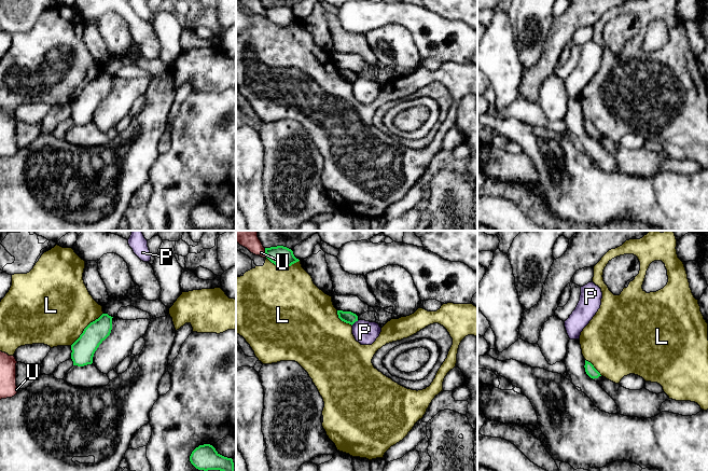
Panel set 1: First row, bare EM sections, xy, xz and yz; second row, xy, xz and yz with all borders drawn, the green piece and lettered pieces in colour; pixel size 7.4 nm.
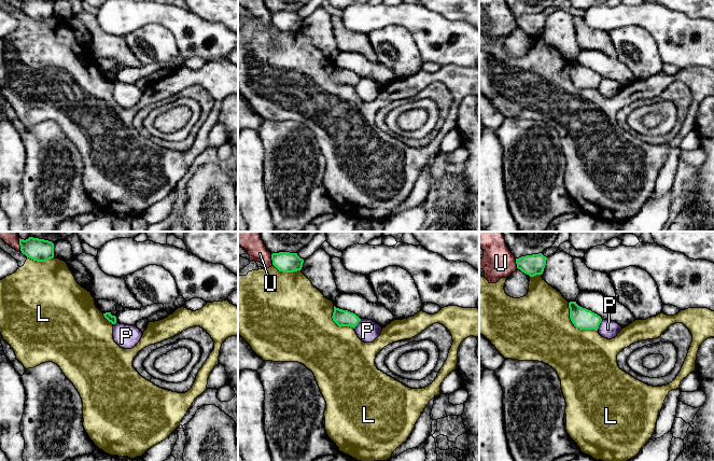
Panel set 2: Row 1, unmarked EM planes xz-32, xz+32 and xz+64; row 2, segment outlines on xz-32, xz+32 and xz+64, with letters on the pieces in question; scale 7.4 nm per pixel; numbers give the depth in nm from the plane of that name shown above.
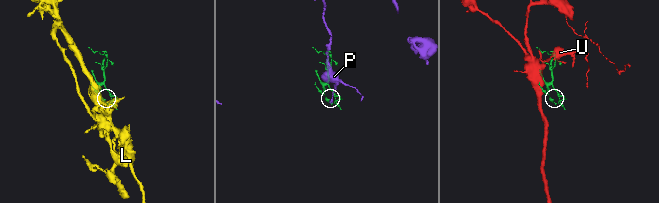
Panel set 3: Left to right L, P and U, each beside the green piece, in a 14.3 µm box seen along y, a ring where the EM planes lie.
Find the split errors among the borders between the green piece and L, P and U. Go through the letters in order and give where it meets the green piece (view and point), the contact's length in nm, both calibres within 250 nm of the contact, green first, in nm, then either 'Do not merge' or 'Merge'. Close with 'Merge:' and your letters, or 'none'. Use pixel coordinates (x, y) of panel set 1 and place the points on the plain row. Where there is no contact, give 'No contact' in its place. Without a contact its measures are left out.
L: Touches green at xy (85, 86). Shared border 340 nm. Thickness 170 nm (green) against 500 nm. Do not merge
P: Touches green at xz (355, 80). Shared border 70 nm. Thickness 90 nm (green) against 170 nm. Do not merge
U: Touches green at xz (265, 11). Shared border 80 nm. Thickness 160 nm (green) against 100 nm. Do not merge
Merge: none

